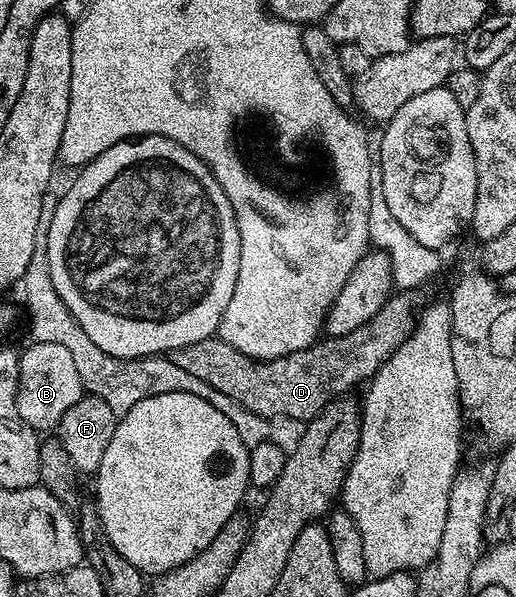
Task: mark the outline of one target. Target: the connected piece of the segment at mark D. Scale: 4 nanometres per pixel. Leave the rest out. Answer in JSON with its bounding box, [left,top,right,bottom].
[171,289,423,423]

